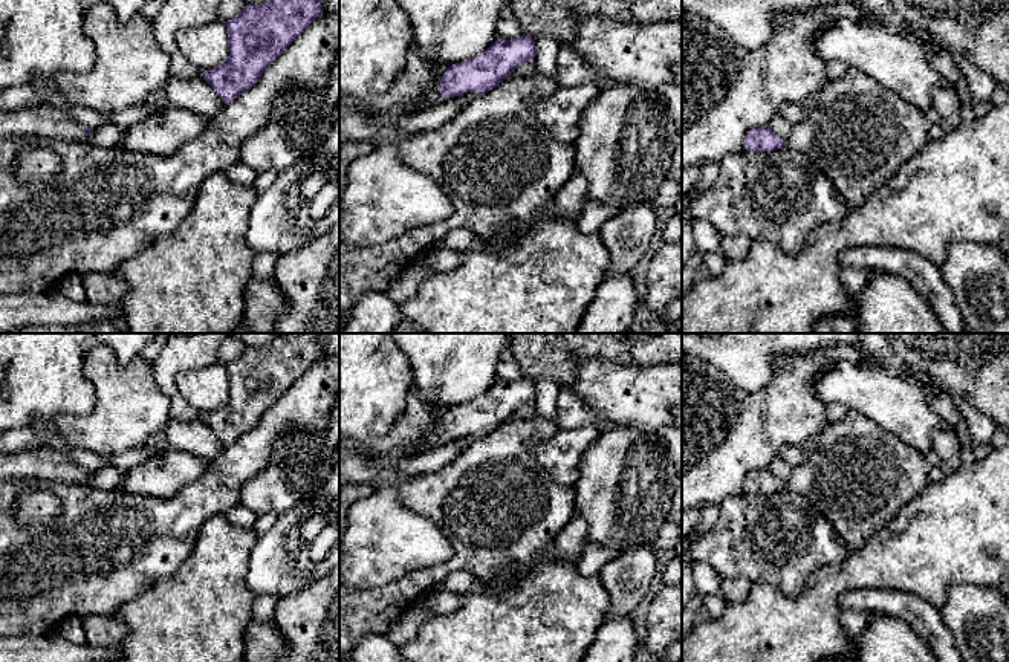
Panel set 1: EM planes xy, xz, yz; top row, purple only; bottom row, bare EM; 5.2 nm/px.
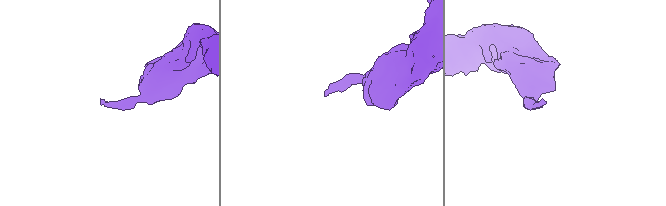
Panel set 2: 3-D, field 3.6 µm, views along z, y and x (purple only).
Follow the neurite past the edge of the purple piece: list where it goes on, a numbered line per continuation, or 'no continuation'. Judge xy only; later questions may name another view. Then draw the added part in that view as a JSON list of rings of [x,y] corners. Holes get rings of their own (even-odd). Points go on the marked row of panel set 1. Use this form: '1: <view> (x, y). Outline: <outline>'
1: xy (46, 121). Outline: [[[47,102],[18,110],[0,109],[0,138],[46,138],[81,142],[84,133],[86,128],[81,124]]]

